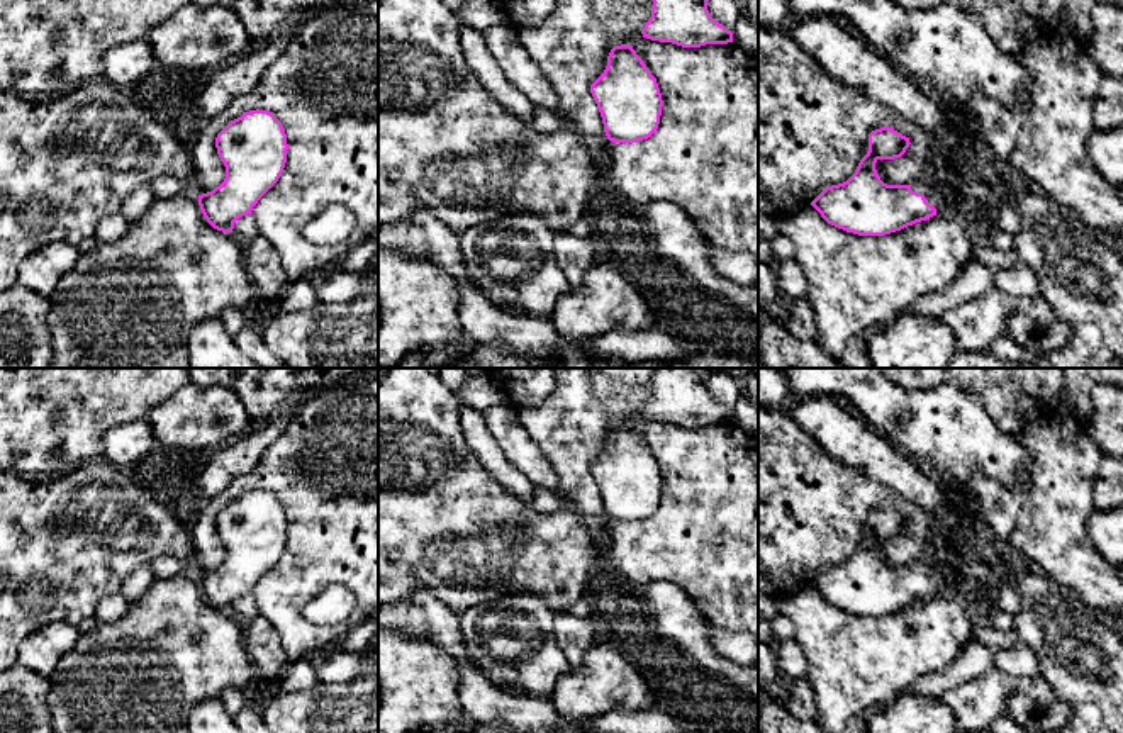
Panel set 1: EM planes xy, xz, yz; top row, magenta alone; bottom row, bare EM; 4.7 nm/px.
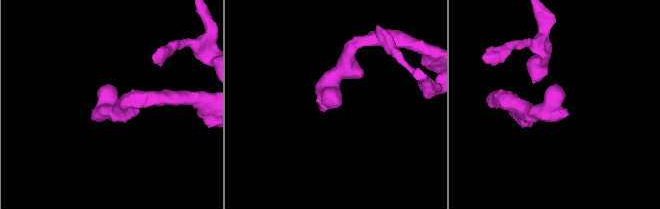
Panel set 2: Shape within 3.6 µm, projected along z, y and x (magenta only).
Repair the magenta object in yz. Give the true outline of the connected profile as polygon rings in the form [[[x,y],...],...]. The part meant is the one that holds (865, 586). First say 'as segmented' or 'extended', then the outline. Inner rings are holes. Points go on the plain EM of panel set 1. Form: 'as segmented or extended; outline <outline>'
extended; outline [[[889,506],[869,514],[869,531],[843,563],[826,567],[811,585],[846,613],[884,616],[936,594],[948,592],[950,558],[926,557],[911,565],[887,565],[875,550],[879,540],[901,538],[909,518]]]

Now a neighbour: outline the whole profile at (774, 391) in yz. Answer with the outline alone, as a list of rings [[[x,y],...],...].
[[[758,368],[758,407],[787,407],[796,400],[780,368]]]

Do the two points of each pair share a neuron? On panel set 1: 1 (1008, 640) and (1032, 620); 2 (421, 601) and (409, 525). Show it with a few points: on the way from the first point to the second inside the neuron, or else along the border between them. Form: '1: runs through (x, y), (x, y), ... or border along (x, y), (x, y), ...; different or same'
1: border along (1013, 630), (1020, 642); different
2: border along (396, 603), (418, 589), (430, 589), (453, 611); different

